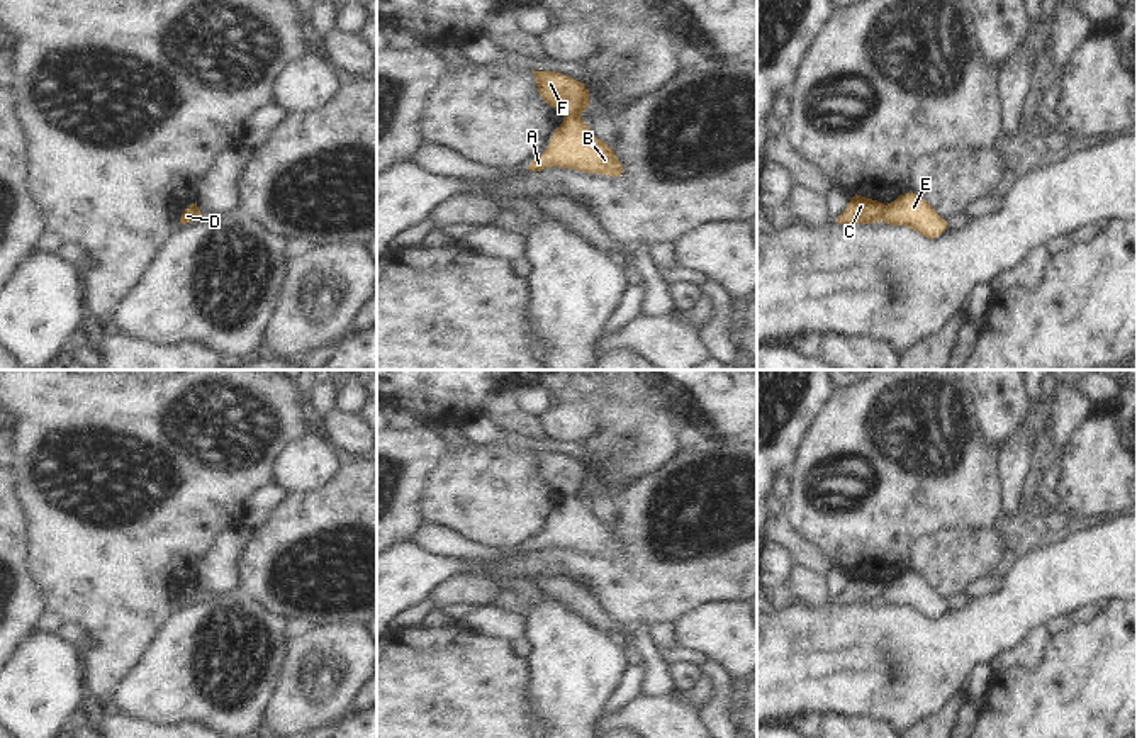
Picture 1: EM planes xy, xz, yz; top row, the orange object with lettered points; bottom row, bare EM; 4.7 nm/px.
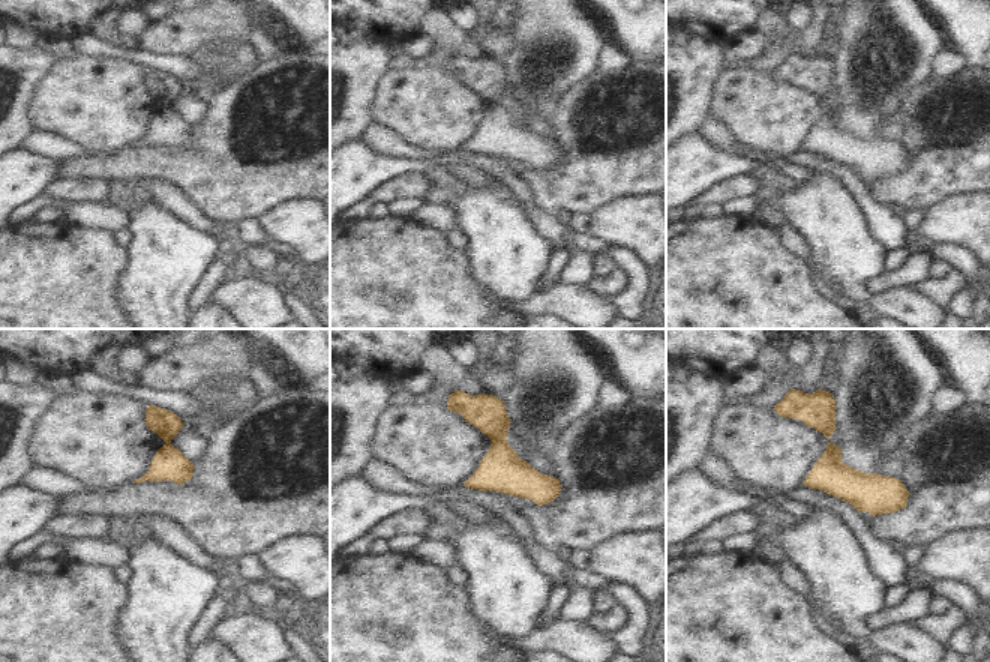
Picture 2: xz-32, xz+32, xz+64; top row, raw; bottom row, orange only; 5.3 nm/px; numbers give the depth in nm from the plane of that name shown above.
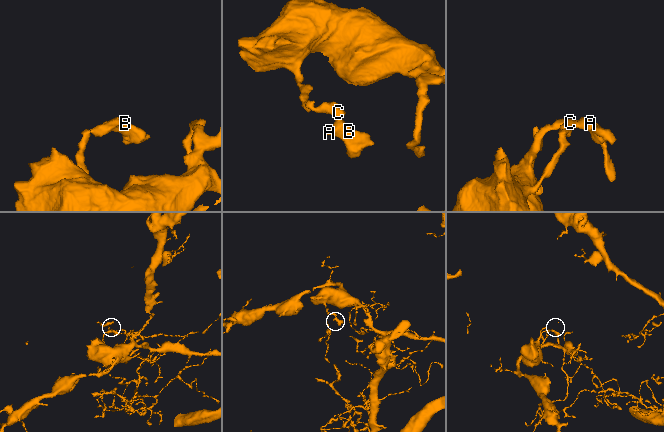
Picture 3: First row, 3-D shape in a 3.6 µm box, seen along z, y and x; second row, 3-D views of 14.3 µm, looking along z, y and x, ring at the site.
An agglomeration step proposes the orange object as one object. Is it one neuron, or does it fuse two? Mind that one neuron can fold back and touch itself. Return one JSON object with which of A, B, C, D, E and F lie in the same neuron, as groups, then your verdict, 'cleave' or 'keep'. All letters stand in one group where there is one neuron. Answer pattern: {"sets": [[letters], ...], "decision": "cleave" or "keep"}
{"sets": [["A", "B", "D", "E"], ["C", "F"]], "decision": "cleave"}

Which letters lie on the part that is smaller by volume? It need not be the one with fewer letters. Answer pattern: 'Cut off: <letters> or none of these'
Cut off: A, B, D, E

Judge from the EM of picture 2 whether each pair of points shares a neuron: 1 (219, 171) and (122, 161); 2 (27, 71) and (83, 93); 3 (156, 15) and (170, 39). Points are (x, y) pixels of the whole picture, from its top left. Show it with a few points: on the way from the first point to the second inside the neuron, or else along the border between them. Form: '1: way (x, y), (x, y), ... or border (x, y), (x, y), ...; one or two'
1: way (195, 170), (174, 167), (167, 162), (146, 161); one
2: border (57, 60), (39, 86), (32, 110); two
3: border (171, 15), (150, 24); two

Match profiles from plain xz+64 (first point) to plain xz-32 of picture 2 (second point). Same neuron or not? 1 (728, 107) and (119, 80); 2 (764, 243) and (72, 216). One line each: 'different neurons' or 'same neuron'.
1: same neuron
2: different neurons

